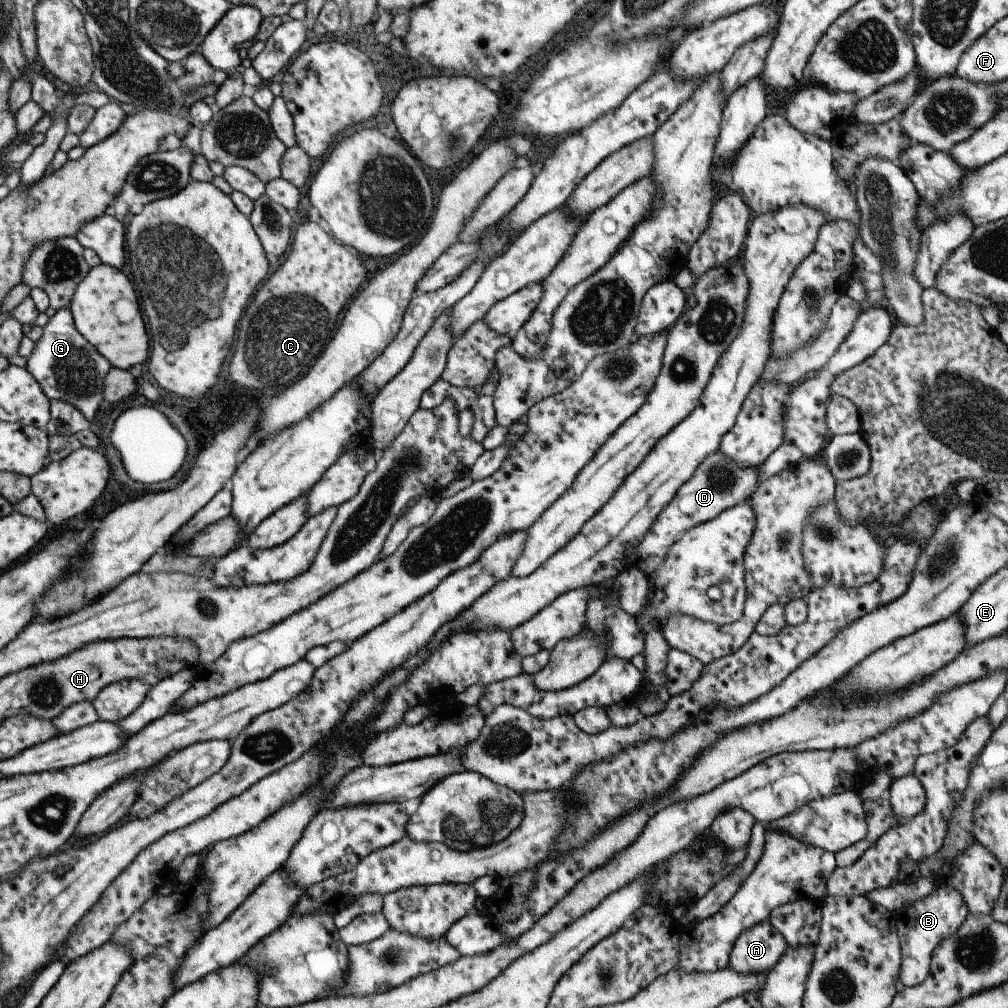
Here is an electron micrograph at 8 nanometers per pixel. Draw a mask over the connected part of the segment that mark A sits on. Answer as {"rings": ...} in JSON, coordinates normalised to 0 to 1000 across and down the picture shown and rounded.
{"rings":[[[762,913],[755,914],[733,926],[733,929],[726,937],[722,948],[722,958],[732,965],[759,963],[761,966],[780,940],[781,937],[775,926],[771,925]]]}

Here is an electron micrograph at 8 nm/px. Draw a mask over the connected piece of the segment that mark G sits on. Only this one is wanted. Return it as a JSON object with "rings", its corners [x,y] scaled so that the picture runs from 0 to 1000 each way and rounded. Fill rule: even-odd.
{"rings":[[[59,307],[48,315],[42,324],[39,337],[26,356],[24,365],[49,397],[60,397],[69,401],[81,409],[87,419],[92,417],[102,397],[103,373],[111,363],[76,329],[67,307]]]}

